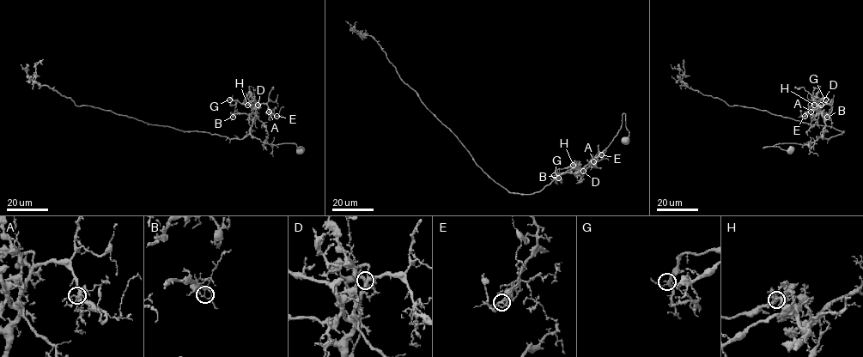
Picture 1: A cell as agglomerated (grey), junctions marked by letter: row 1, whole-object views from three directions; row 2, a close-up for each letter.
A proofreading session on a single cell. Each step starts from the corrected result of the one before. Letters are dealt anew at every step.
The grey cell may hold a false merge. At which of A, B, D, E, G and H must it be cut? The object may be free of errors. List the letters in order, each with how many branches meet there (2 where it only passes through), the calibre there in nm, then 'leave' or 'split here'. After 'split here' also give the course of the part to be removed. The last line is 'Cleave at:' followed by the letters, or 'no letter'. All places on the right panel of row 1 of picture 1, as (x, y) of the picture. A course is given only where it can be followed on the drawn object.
A: branches 3; calibre 130 nm; leave
B: branches 3; calibre 120 nm; leave
D: branches 3; calibre 150 nm; split here; course (820, 105), (832, 106), (830, 128)
E: branches 3; calibre 170 nm; leave
G: branches 3; calibre 200 nm; leave
H: branches 3; calibre 200 nm; leave
Cleave at: D

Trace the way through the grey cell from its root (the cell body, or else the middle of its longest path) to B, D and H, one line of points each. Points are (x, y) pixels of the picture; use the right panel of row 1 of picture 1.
B: (791, 149), (763, 148), (780, 143), (814, 142), (825, 125), (825, 118), (817, 113), (824, 113), (827, 117)
D: (791, 149), (763, 148), (780, 143), (814, 142), (825, 125), (825, 118), (817, 106), (820, 105)
H: (791, 149), (763, 148), (780, 143), (814, 142), (825, 125), (825, 118), (813, 108), (814, 105)

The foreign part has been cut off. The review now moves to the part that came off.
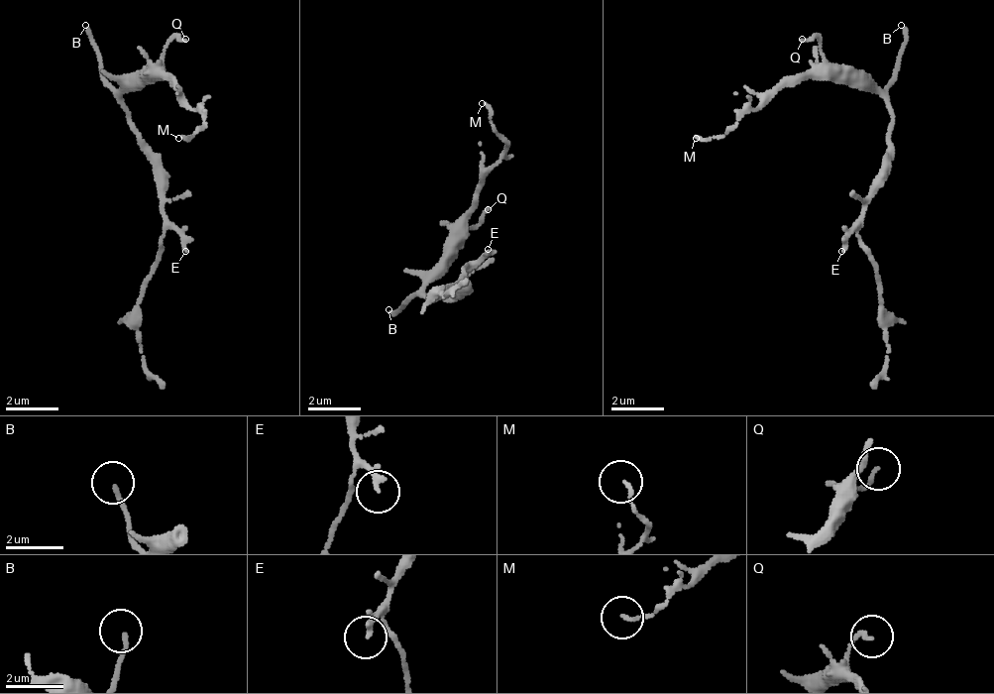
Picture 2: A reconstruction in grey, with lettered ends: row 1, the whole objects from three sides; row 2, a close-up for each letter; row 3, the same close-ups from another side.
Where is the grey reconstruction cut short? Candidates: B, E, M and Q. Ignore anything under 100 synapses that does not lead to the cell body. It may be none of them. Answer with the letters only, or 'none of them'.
B

